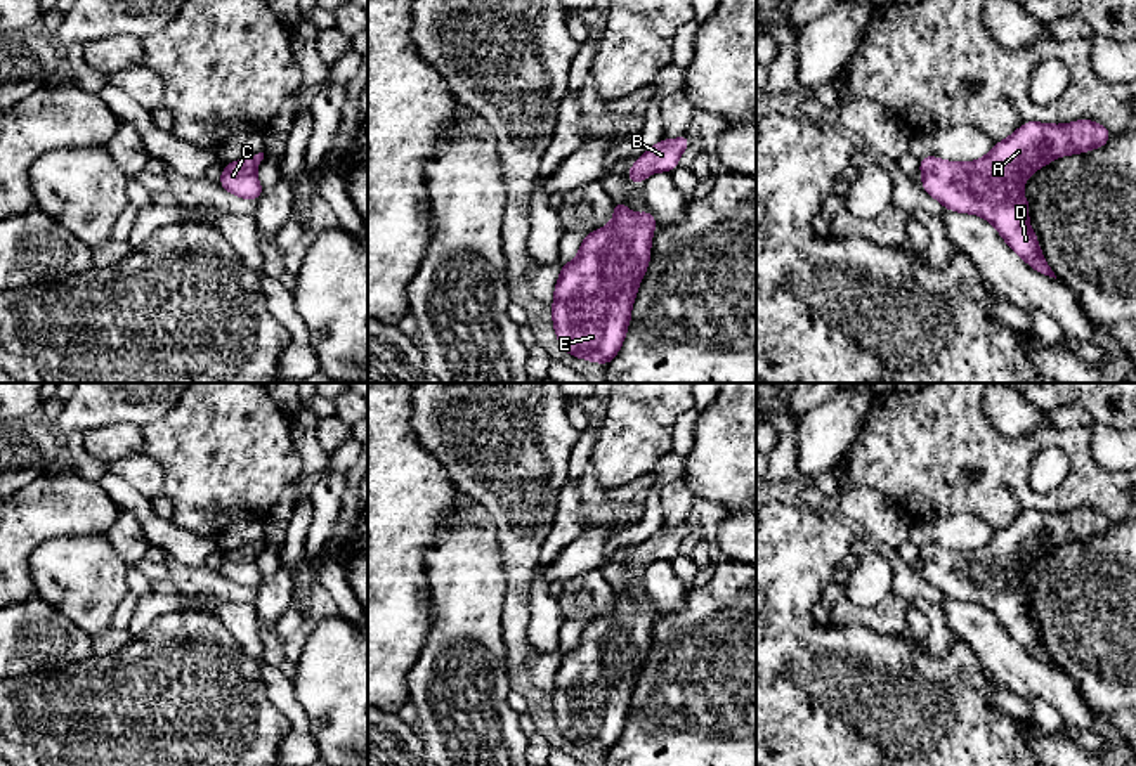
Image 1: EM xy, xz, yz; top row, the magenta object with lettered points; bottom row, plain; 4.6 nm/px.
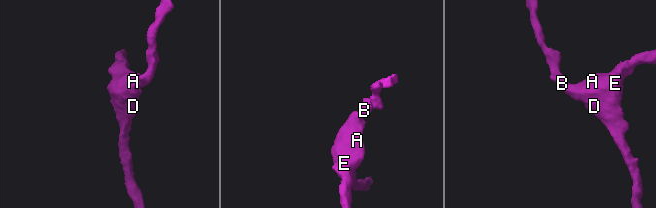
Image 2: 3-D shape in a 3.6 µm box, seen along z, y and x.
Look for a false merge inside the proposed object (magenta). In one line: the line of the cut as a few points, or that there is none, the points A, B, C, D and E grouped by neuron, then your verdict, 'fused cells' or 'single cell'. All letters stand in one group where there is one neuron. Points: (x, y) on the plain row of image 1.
no cut; A B C D E; single cell

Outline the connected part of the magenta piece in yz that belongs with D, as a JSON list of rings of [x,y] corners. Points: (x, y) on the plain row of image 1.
[[[1091,508],[1067,513],[1027,510],[976,549],[921,546],[921,575],[945,598],[989,608],[1034,659],[1056,667],[1028,613],[1028,589],[1022,575],[1051,548],[1103,536],[1110,525],[1101,511]]]

